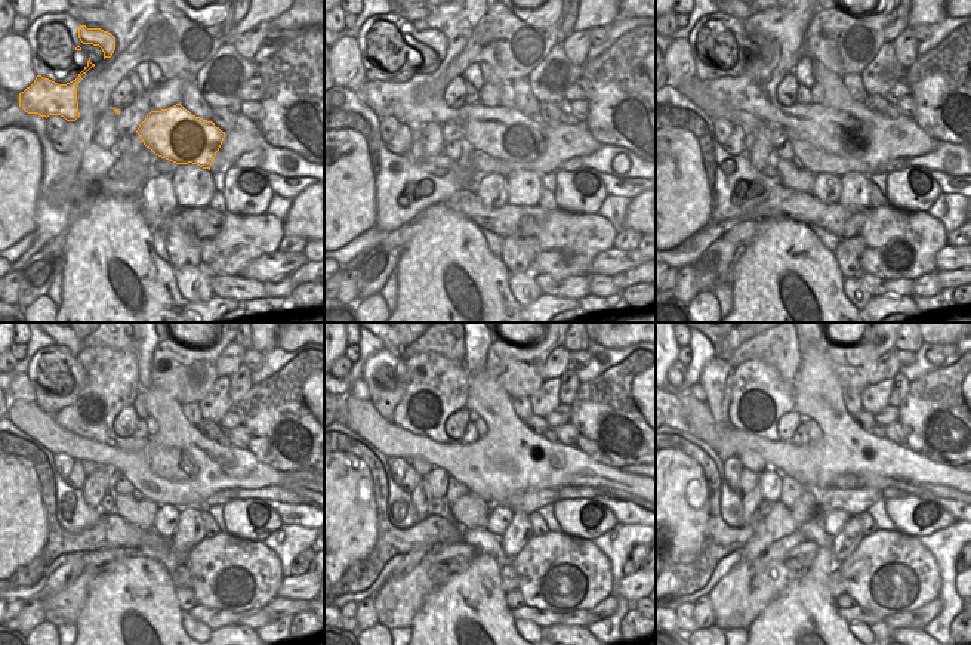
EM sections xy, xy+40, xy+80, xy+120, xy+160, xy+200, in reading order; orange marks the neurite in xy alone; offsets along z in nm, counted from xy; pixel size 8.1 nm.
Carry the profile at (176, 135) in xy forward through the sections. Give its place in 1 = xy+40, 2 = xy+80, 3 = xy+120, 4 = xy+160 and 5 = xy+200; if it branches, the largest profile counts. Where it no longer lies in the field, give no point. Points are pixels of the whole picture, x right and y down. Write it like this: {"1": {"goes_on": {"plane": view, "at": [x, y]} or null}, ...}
{"1": {"goes_on": {"plane": "xy+40", "at": [506, 133]}}, "2": {"goes_on": {"plane": "xy+80", "at": [831, 130]}}, "3": {"goes_on": {"plane": "xy+120", "at": [113, 375]}}, "4": {"goes_on": {"plane": "xy+160", "at": [447, 380]}}, "5": {"goes_on": {"plane": "xy+200", "at": [752, 376]}}}

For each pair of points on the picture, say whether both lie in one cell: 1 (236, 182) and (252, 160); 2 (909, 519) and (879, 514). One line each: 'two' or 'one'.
1: two
2: two

